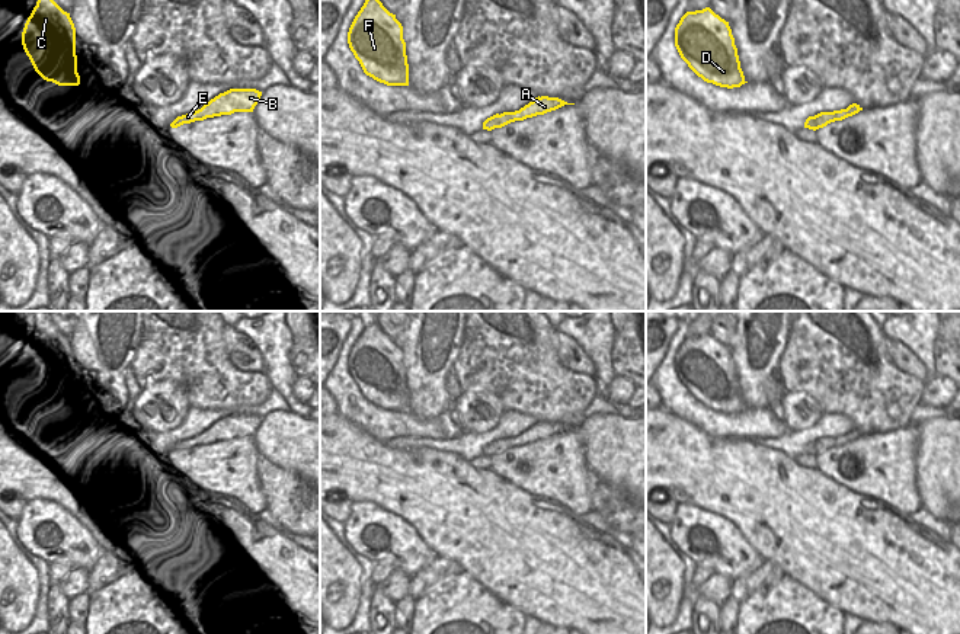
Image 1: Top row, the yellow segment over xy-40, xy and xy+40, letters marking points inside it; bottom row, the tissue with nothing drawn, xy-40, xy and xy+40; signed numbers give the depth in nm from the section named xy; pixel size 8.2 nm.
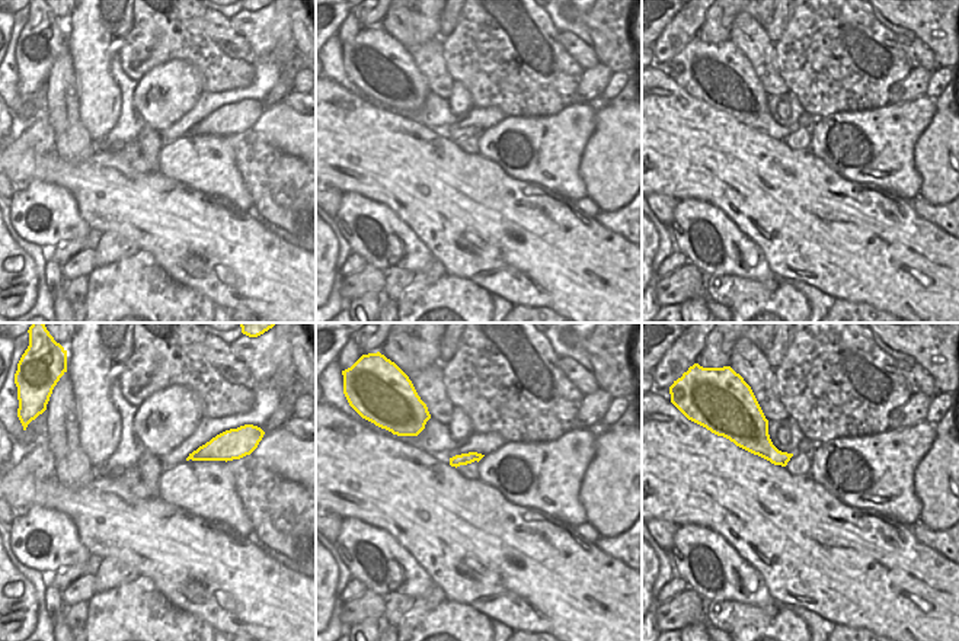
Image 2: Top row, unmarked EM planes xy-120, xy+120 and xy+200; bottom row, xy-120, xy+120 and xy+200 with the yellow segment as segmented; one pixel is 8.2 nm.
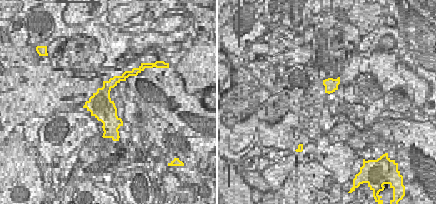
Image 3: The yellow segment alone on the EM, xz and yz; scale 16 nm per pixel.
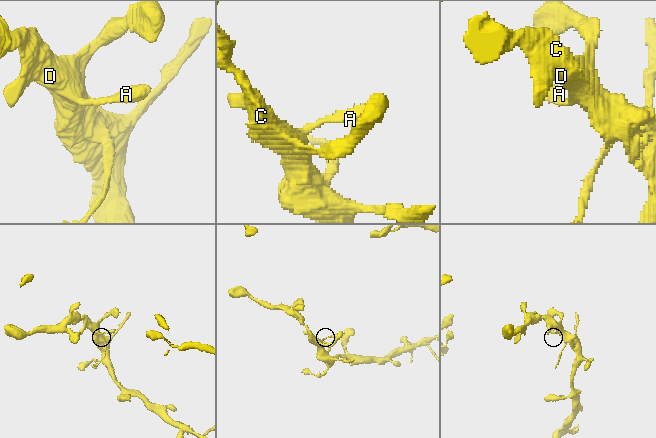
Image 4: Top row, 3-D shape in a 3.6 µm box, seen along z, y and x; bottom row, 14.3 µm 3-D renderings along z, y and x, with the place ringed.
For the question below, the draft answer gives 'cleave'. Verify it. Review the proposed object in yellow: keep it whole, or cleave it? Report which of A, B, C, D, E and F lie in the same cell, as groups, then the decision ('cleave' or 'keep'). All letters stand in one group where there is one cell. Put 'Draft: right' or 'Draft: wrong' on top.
Draft: wrong
A B C D E F | keep

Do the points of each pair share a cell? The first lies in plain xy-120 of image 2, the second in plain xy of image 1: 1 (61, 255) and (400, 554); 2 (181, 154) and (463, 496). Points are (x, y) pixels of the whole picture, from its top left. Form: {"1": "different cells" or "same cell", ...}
{"1": "different cells", "2": "different cells"}

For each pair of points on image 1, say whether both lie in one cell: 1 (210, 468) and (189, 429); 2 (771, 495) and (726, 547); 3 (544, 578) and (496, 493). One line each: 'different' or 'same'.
1: different
2: different
3: same

